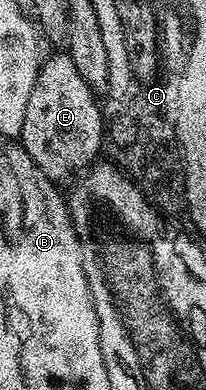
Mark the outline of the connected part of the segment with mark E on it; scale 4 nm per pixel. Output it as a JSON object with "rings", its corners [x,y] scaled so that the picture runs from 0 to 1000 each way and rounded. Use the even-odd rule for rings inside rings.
{"rings":[[[330,136],[252,141],[238,151],[228,144],[199,159],[165,228],[146,228],[146,259],[126,259],[126,300],[87,364],[165,403],[184,433],[277,474],[306,472],[306,459],[383,451],[471,415],[466,395],[515,367],[515,295],[466,251],[471,236],[403,203]]]}

